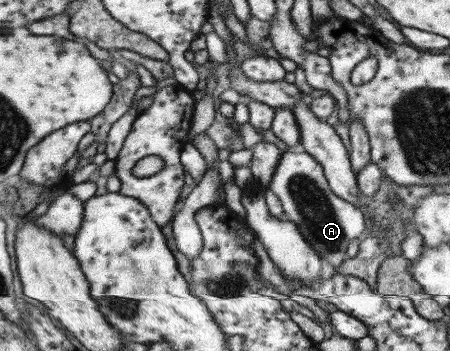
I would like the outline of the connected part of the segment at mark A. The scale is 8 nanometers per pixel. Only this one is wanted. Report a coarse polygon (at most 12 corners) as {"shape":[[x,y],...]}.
{"shape":[[282,151],[266,189],[334,270],[366,228],[309,153]]}

